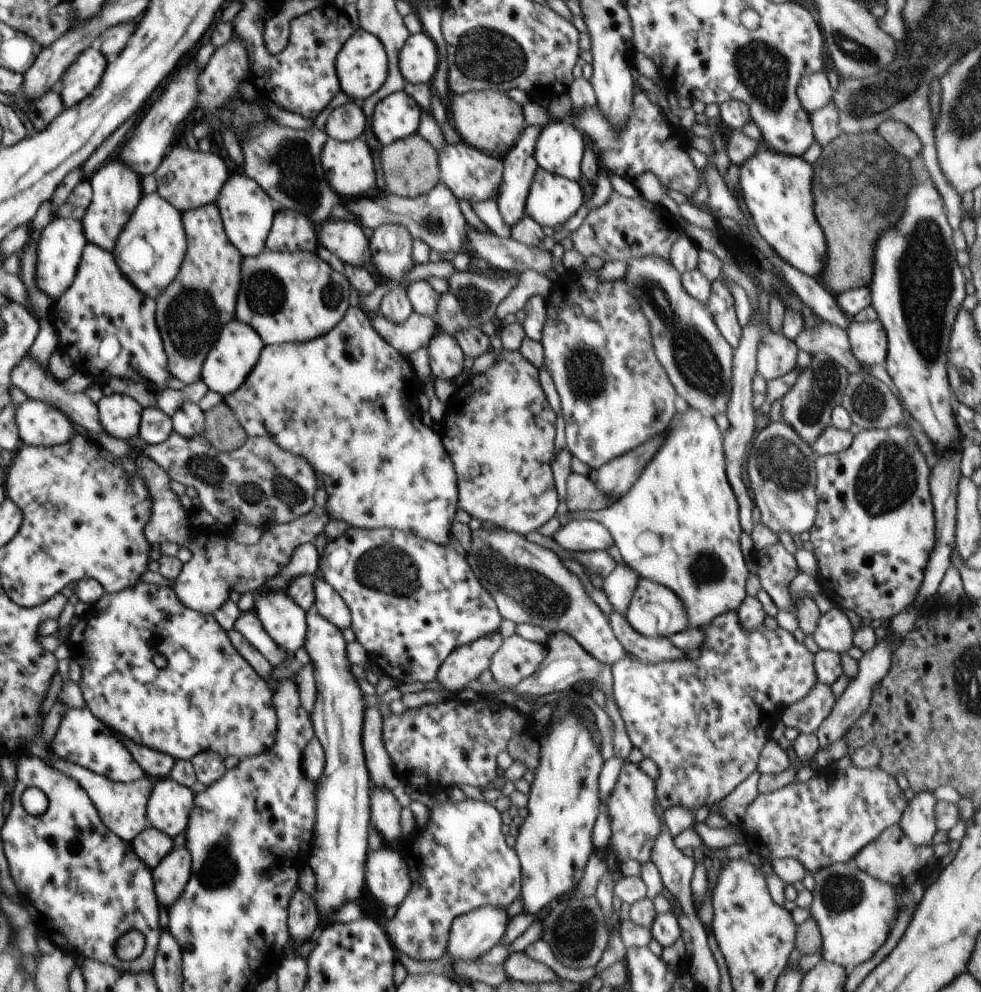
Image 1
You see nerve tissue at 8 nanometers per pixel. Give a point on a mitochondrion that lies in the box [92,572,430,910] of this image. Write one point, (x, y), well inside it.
(219, 871)

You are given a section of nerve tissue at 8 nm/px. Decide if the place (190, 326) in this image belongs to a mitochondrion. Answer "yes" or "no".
yes

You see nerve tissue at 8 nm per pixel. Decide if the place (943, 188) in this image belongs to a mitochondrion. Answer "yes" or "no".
no

